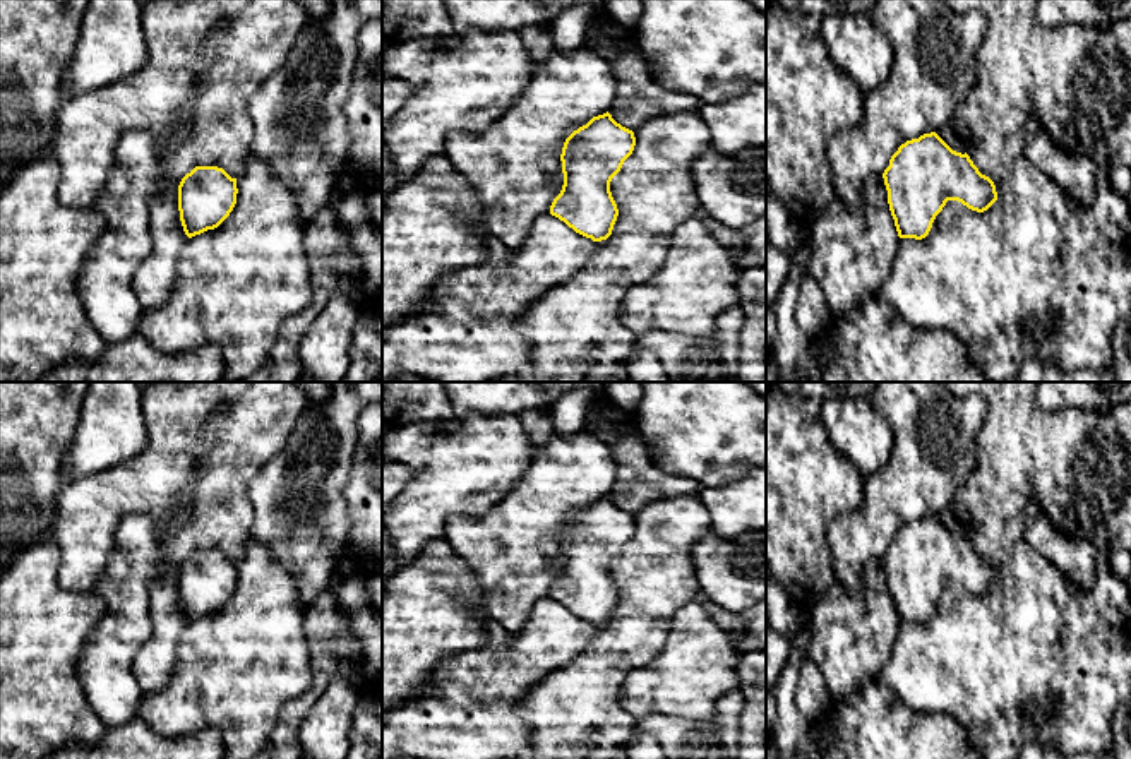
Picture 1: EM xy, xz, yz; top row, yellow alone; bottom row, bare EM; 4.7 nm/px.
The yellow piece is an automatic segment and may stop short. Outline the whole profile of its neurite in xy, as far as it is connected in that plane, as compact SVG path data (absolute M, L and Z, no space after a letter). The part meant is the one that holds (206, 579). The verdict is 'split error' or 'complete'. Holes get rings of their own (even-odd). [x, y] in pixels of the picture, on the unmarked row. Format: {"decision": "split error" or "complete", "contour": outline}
{"decision": "complete", "contour": "M195 550L178 569L178 595L188 622L218 612L236 588L236 562L218 550Z"}

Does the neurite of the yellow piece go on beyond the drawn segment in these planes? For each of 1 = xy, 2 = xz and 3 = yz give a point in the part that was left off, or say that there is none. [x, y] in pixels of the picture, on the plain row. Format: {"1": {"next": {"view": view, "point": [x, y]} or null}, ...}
{"1": {"next": null}, "2": {"next": null}, "3": {"next": null}}

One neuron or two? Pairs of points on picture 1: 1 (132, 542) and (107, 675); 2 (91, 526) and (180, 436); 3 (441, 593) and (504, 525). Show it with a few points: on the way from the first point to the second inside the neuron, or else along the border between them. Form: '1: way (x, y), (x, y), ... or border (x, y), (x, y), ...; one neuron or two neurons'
1: way (131, 574), (127, 579), (127, 626), (113, 643); one neuron
2: way (113, 504), (160, 458); one neuron
3: border (454, 552), (477, 576), (484, 602); two neurons

